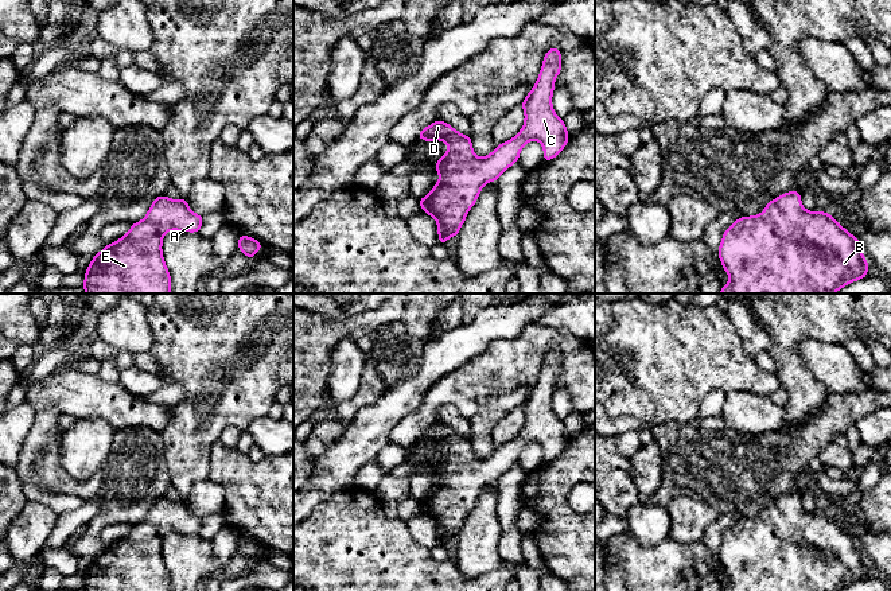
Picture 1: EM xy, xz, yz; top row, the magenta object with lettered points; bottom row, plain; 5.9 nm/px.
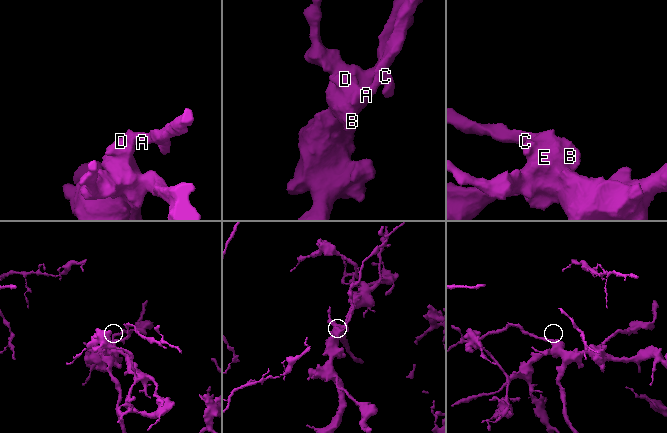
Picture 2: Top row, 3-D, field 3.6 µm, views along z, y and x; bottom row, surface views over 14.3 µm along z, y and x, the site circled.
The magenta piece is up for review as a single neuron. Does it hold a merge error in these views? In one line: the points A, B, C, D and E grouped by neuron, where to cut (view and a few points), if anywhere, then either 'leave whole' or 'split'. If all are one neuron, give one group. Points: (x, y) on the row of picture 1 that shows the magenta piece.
A B C D E | no cut | leave whole

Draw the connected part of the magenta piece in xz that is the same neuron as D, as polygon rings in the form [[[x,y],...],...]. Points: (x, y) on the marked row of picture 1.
[[[555,46],[545,54],[538,79],[521,104],[525,112],[522,129],[511,140],[497,145],[486,158],[475,156],[471,136],[459,133],[441,120],[419,133],[420,140],[443,140],[448,145],[446,155],[436,160],[439,182],[428,195],[419,199],[423,210],[437,221],[439,244],[458,236],[482,187],[487,182],[495,182],[505,170],[518,163],[526,143],[536,140],[542,144],[544,162],[564,149],[569,135],[564,120],[552,108],[555,79],[560,71],[561,53]]]

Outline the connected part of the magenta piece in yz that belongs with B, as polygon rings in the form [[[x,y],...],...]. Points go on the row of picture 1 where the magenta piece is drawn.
[[[799,191],[783,193],[770,201],[762,214],[736,219],[723,234],[719,258],[729,276],[729,283],[719,293],[834,293],[868,276],[868,261],[863,257],[860,241],[828,211],[806,211]]]

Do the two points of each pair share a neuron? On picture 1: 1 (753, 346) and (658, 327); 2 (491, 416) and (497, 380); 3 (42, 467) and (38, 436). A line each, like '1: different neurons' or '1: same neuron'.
1: different neurons
2: different neurons
3: same neuron

